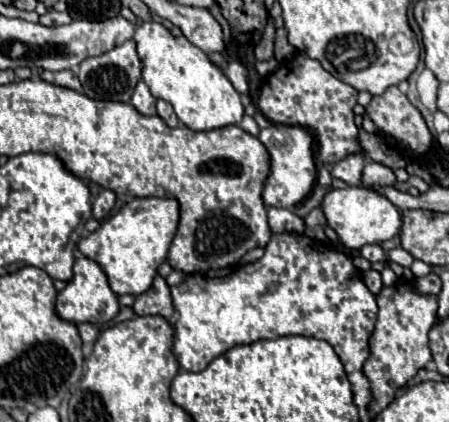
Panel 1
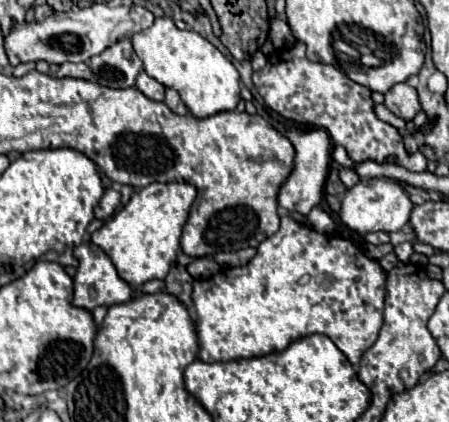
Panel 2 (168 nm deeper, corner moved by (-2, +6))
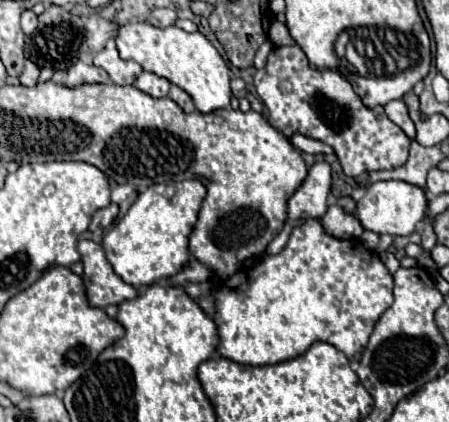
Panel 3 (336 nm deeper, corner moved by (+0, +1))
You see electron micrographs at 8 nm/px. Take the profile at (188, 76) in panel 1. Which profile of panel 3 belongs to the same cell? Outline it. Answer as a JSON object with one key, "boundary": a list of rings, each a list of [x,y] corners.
{"boundary":[[[126,23],[116,35],[116,45],[122,59],[138,61],[144,71],[156,73],[172,85],[184,89],[200,113],[230,107],[230,69],[216,47],[202,33],[186,33],[174,25],[160,29],[148,23]]]}

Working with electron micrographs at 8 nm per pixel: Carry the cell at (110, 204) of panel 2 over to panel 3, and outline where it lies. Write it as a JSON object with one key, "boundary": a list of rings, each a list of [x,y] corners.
{"boundary":[[[110,203],[108,207],[96,211],[94,217],[92,217],[92,223],[90,223],[90,231],[94,233],[98,229],[102,229],[102,231],[110,229],[112,223],[114,223],[114,219],[116,219],[116,215],[118,215],[118,205],[116,203]]]}

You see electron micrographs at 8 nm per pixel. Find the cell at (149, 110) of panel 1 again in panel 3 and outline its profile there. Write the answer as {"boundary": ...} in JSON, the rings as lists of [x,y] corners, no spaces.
{"boundary":[[[144,71],[136,81],[134,81],[134,87],[148,93],[150,97],[166,97],[168,95],[168,89],[170,89],[170,83],[164,79],[164,77],[158,77],[154,73],[148,73]]]}

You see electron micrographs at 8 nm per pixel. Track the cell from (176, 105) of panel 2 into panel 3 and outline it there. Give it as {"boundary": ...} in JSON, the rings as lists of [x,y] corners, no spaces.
{"boundary":[[[172,85],[170,87],[170,93],[168,93],[168,97],[184,111],[184,113],[192,113],[194,111],[194,103],[192,103],[192,99],[190,99],[190,95],[186,93],[186,91],[182,91],[180,87],[176,87],[176,85]]]}

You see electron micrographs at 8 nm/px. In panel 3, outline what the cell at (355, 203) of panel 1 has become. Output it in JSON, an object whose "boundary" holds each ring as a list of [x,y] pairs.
{"boundary":[[[380,181],[366,189],[364,197],[356,203],[354,217],[364,229],[388,235],[410,235],[414,233],[418,221],[426,217],[426,195],[420,187],[404,181]]]}

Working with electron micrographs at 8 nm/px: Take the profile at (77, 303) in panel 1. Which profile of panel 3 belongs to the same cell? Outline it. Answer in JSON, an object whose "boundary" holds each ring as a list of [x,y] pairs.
{"boundary":[[[78,241],[78,253],[82,255],[82,265],[84,265],[82,279],[88,303],[92,307],[102,309],[106,305],[118,305],[138,295],[132,285],[124,283],[114,273],[100,243]]]}

